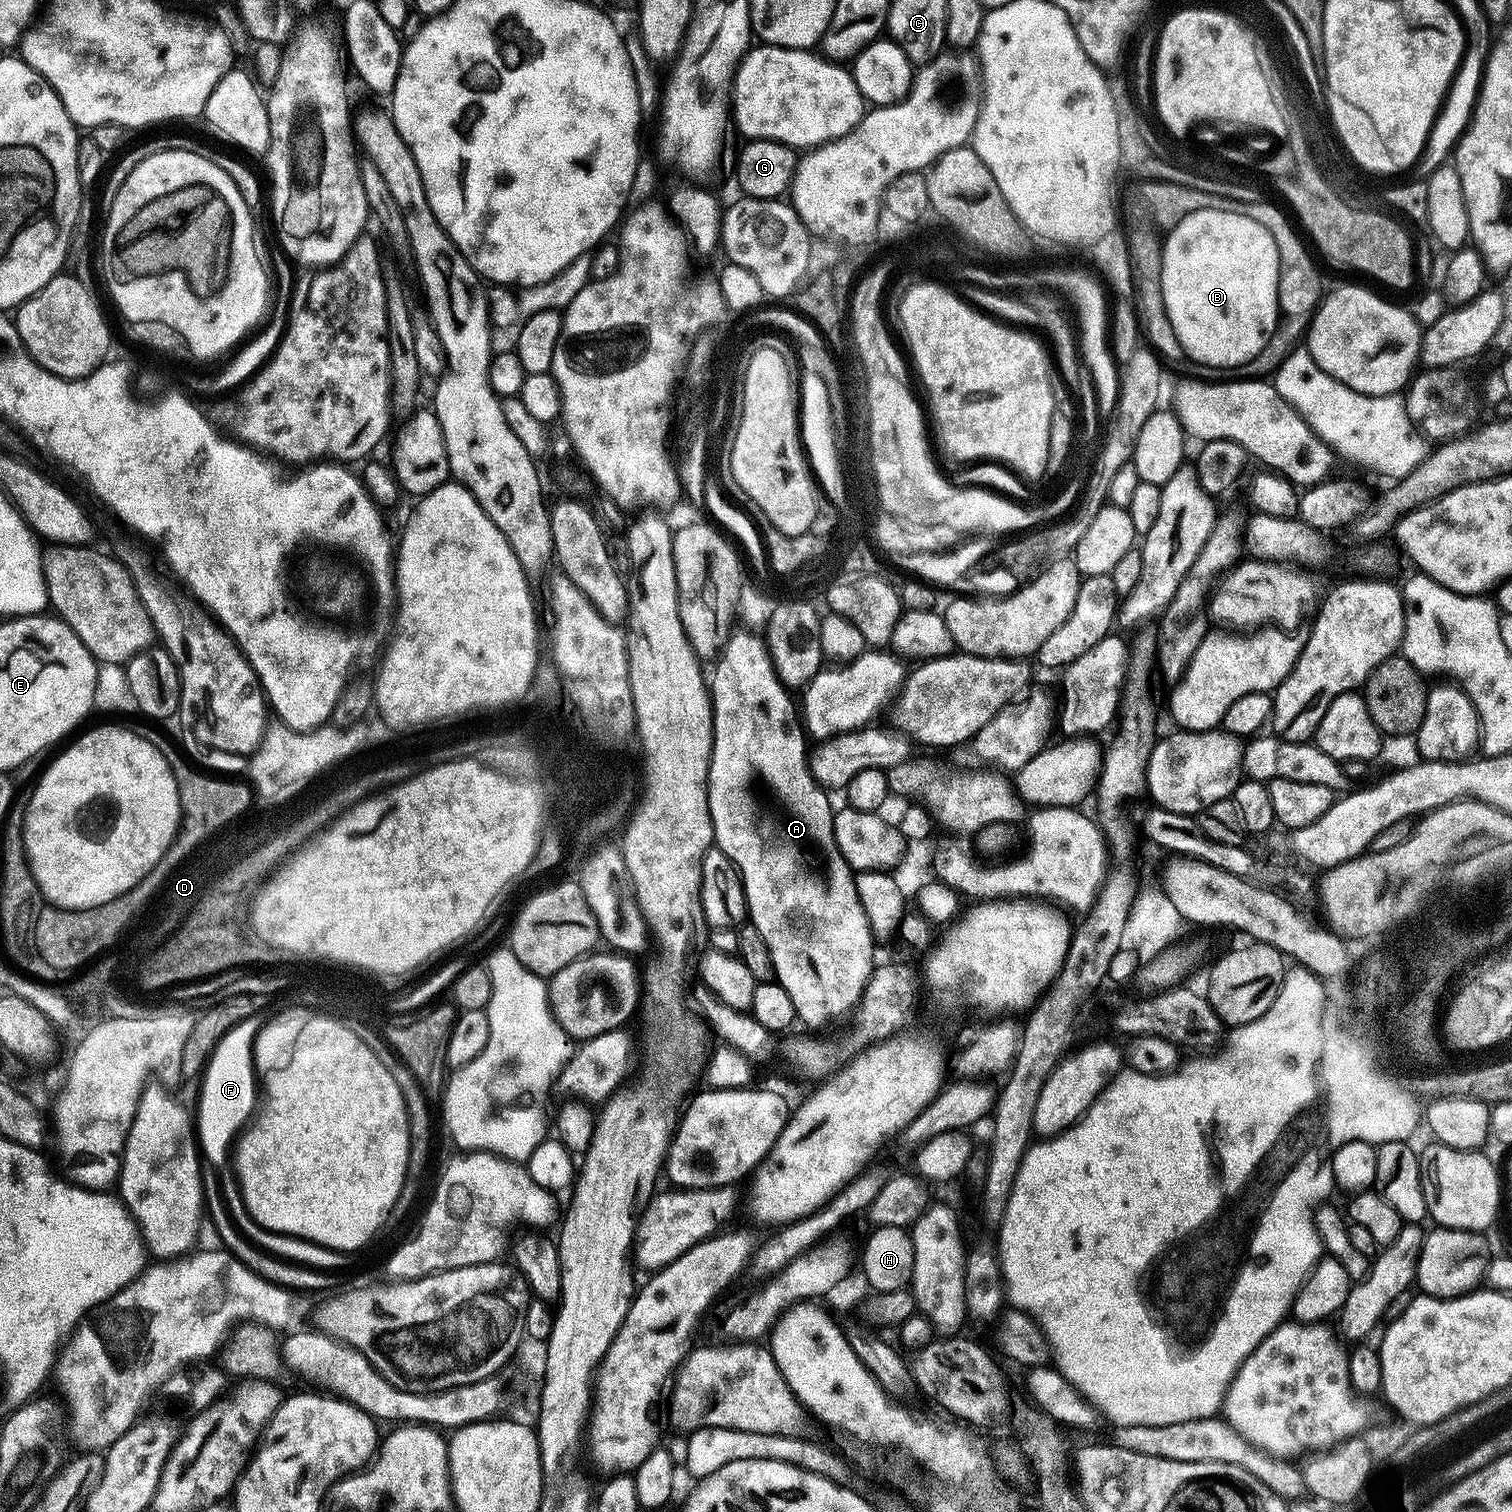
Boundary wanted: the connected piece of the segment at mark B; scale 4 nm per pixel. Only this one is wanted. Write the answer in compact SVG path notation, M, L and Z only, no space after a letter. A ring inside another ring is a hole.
M1203 208L1178 222L1176 231L1168 236L1166 255L1162 258L1162 266L1158 269L1159 299L1164 305L1166 314L1170 318L1170 326L1178 338L1178 342L1184 347L1184 356L1187 359L1197 360L1208 368L1233 368L1239 369L1241 365L1250 363L1259 351L1267 346L1271 338L1268 328L1272 328L1274 314L1276 312L1276 248L1272 248L1272 240L1264 236L1264 228L1256 228L1248 220L1240 220L1240 216L1227 216L1225 211L1217 208Z

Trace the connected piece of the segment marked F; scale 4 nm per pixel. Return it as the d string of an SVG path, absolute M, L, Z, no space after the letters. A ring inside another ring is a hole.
M259 1015L251 1016L246 1022L234 1026L234 1030L225 1034L220 1039L220 1045L212 1051L208 1067L202 1073L204 1085L200 1088L198 1144L202 1149L203 1159L209 1165L220 1166L227 1156L229 1159L230 1149L238 1133L249 1123L257 1107L258 1076L254 1071L254 1041L256 1033L262 1027L260 1019ZM252 1107L254 1107L253 1112Z

